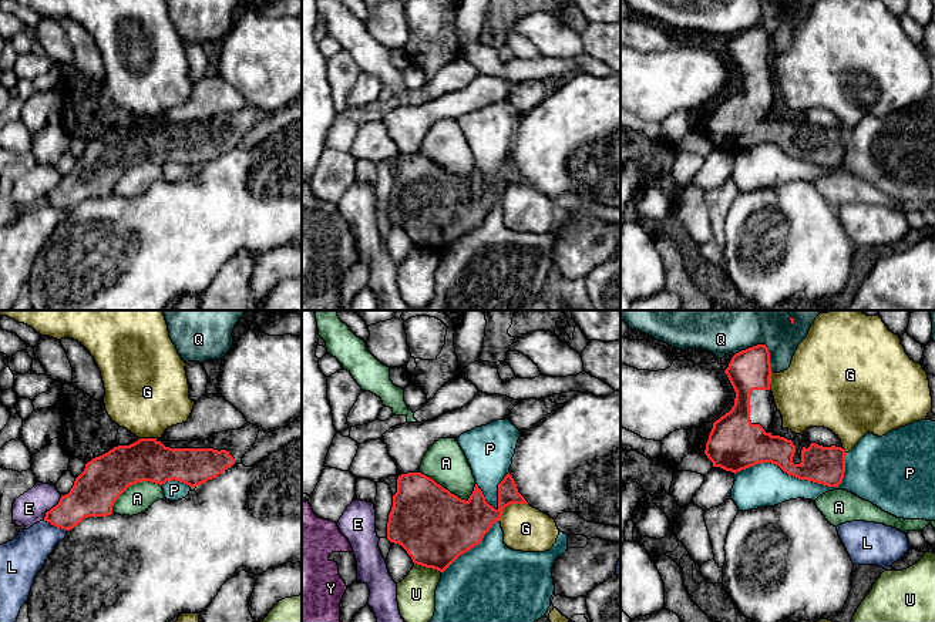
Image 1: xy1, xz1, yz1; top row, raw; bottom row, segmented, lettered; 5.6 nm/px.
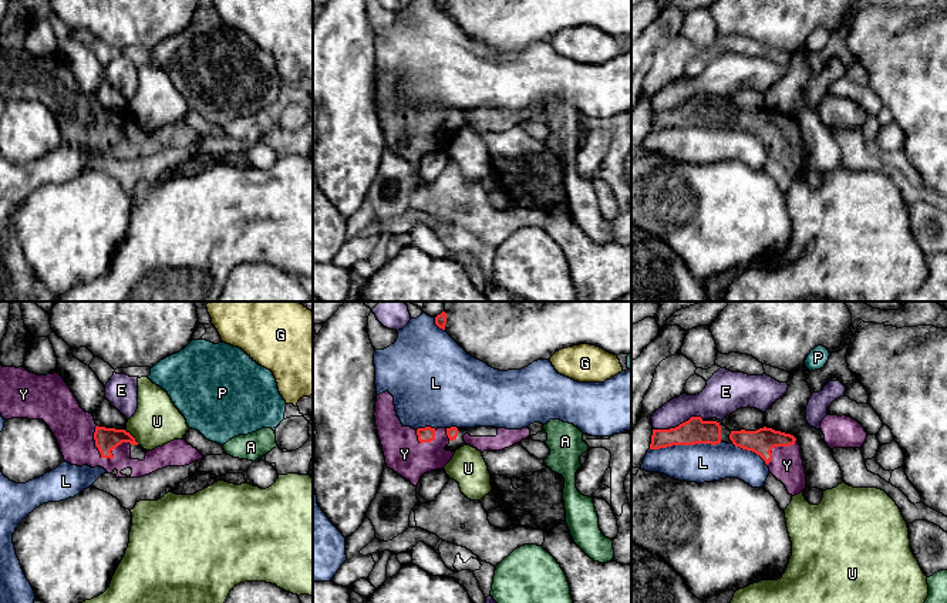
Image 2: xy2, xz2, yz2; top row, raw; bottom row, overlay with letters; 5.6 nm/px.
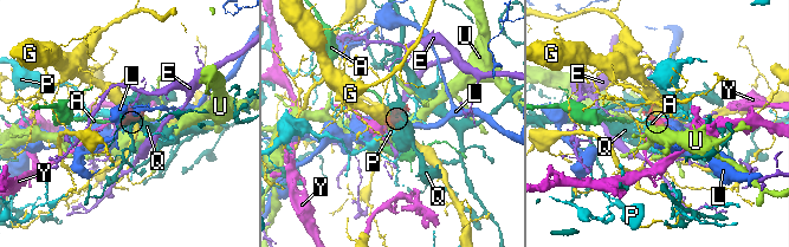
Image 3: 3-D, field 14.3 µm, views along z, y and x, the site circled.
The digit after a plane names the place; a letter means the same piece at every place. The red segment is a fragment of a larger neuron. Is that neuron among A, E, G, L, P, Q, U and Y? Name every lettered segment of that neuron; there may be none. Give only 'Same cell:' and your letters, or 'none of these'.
Same cell: Y

